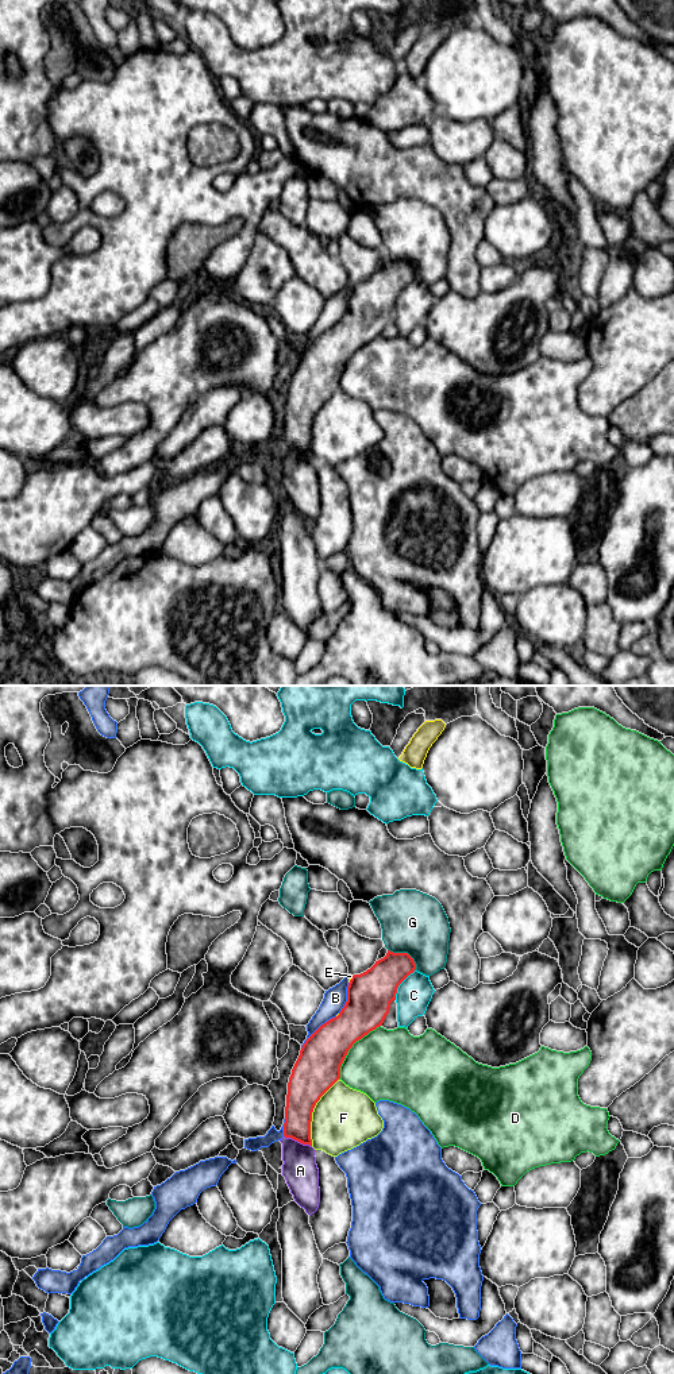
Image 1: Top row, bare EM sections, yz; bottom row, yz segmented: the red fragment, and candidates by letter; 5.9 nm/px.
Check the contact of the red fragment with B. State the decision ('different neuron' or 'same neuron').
different neuron

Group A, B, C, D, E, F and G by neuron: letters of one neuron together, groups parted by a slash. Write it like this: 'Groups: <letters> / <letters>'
Groups: A / B / C / D / E / F / G

